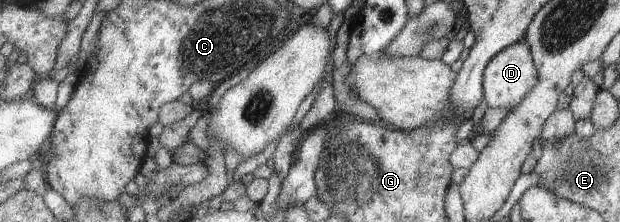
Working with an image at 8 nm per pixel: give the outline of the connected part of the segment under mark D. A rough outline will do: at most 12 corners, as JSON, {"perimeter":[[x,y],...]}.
{"perimeter":[[514,43],[484,74],[486,103],[511,112],[537,83],[530,46]]}

